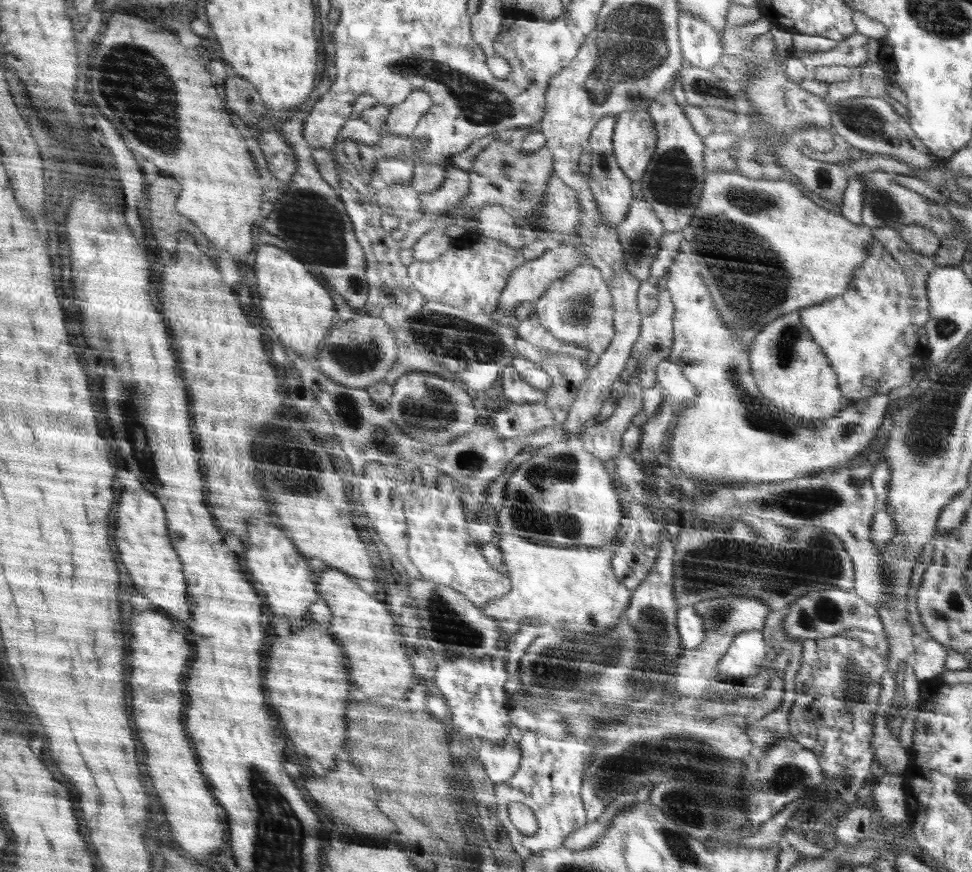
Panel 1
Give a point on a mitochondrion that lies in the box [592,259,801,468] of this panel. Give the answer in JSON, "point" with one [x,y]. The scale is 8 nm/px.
{"point":[759,416]}

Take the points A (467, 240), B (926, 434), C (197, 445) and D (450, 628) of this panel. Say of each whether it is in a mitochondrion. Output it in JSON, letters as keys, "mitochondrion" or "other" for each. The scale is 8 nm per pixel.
{"A":"other","B":"mitochondrion","C":"other","D":"mitochondrion"}

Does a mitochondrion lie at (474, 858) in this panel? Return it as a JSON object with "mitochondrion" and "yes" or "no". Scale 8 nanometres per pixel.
{"mitochondrion":"no"}

